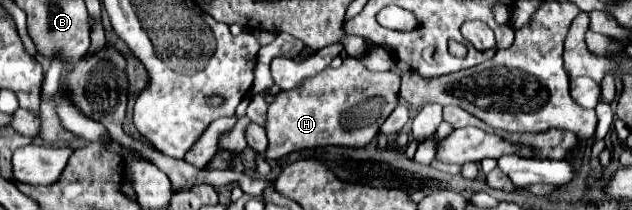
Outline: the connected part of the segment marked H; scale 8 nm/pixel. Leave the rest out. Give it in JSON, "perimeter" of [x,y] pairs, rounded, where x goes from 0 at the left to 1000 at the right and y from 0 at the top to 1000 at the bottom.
{"perimeter":[[[544,281],[541,319],[503,348],[484,376],[478,414],[443,433],[437,481],[424,510],[424,710],[421,757],[446,757],[462,719],[544,690],[544,700],[576,700],[601,624],[608,567],[630,500],[633,386],[608,386],[608,348],[585,348],[573,319],[566,281]]]}

